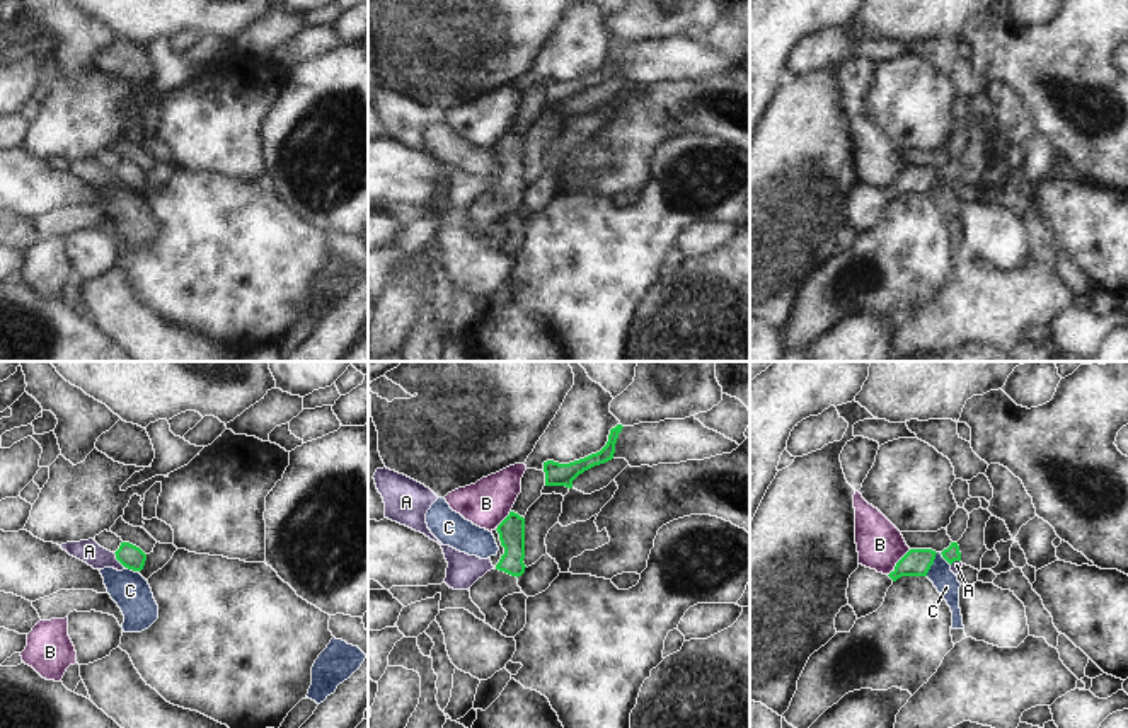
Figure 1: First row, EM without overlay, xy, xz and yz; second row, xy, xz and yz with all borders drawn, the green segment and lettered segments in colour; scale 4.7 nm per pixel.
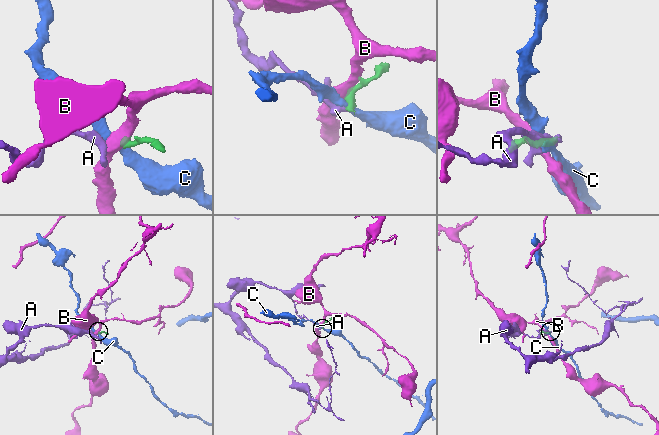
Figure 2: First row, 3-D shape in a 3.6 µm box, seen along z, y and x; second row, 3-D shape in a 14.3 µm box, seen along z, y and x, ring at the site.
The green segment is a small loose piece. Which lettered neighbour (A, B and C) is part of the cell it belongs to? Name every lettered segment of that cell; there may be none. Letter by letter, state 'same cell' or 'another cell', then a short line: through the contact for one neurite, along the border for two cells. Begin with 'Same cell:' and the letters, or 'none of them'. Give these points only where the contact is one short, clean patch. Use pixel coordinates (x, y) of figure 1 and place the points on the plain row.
Same cell: none of them
A: another cell; line xy (113, 171), (125, 186)
B: another cell; line yz (910, 167), (888, 193)
C: another cell; line yz (941, 171), (936, 173), (926, 193)

